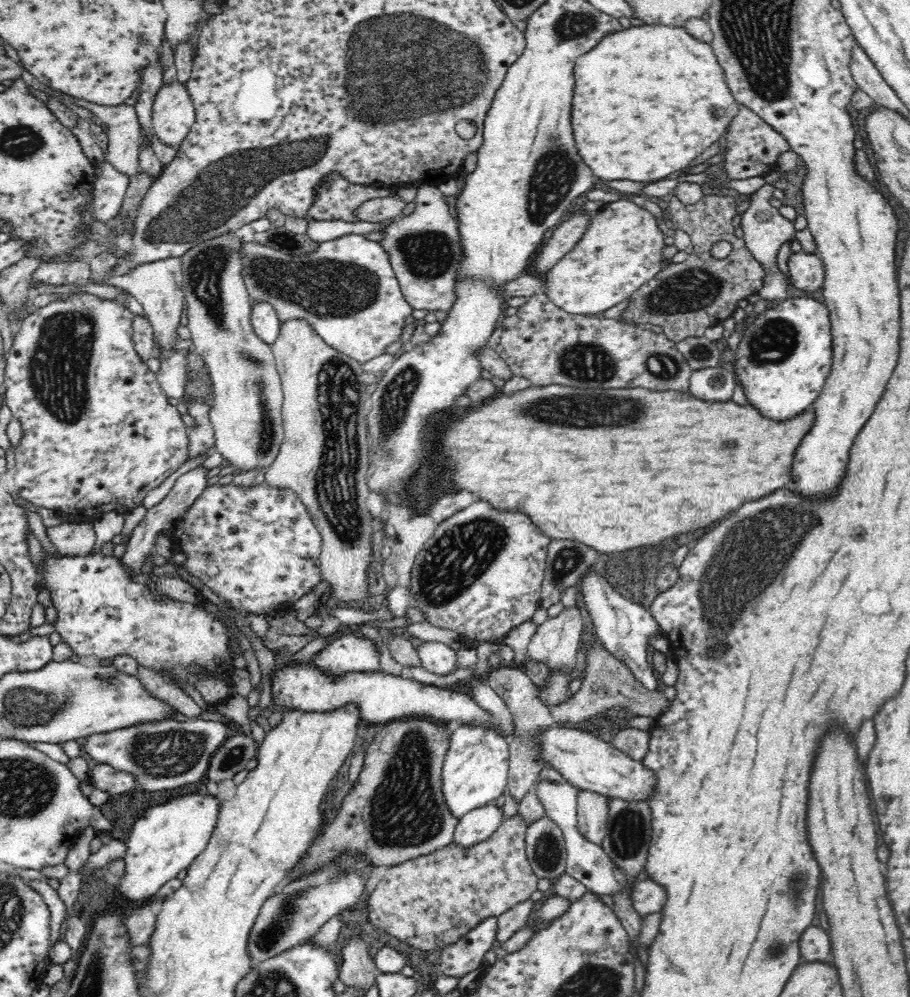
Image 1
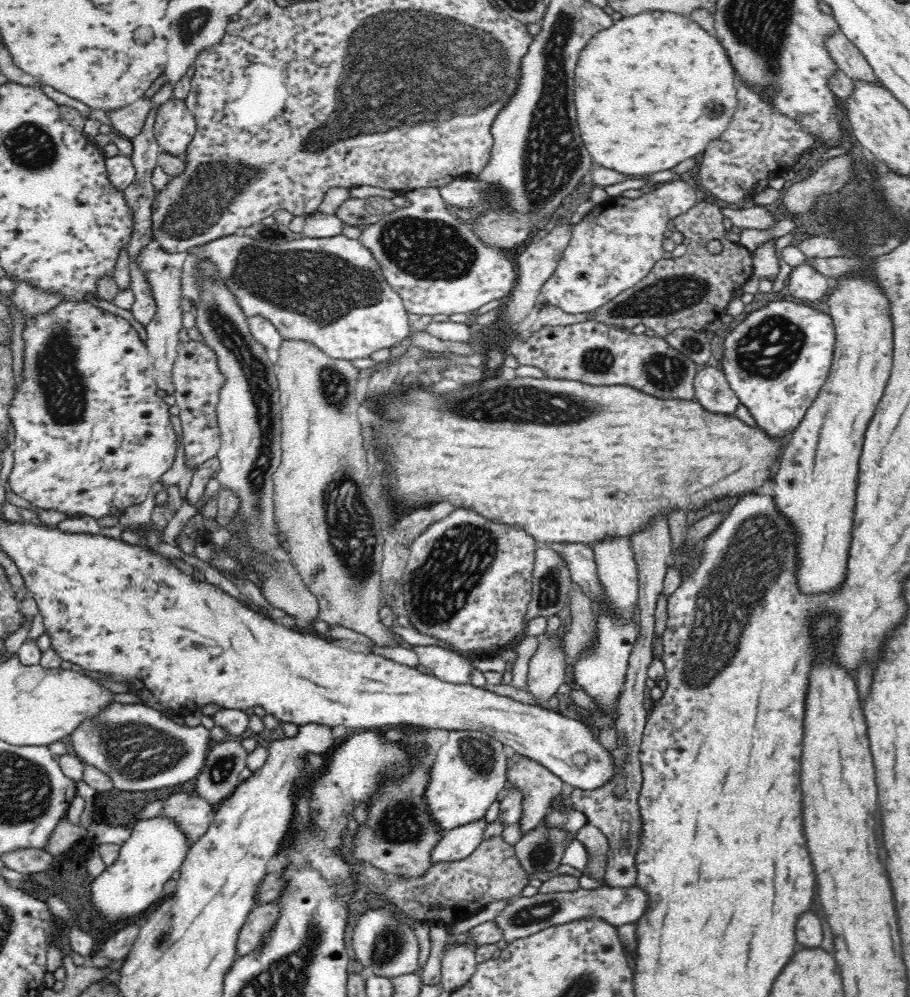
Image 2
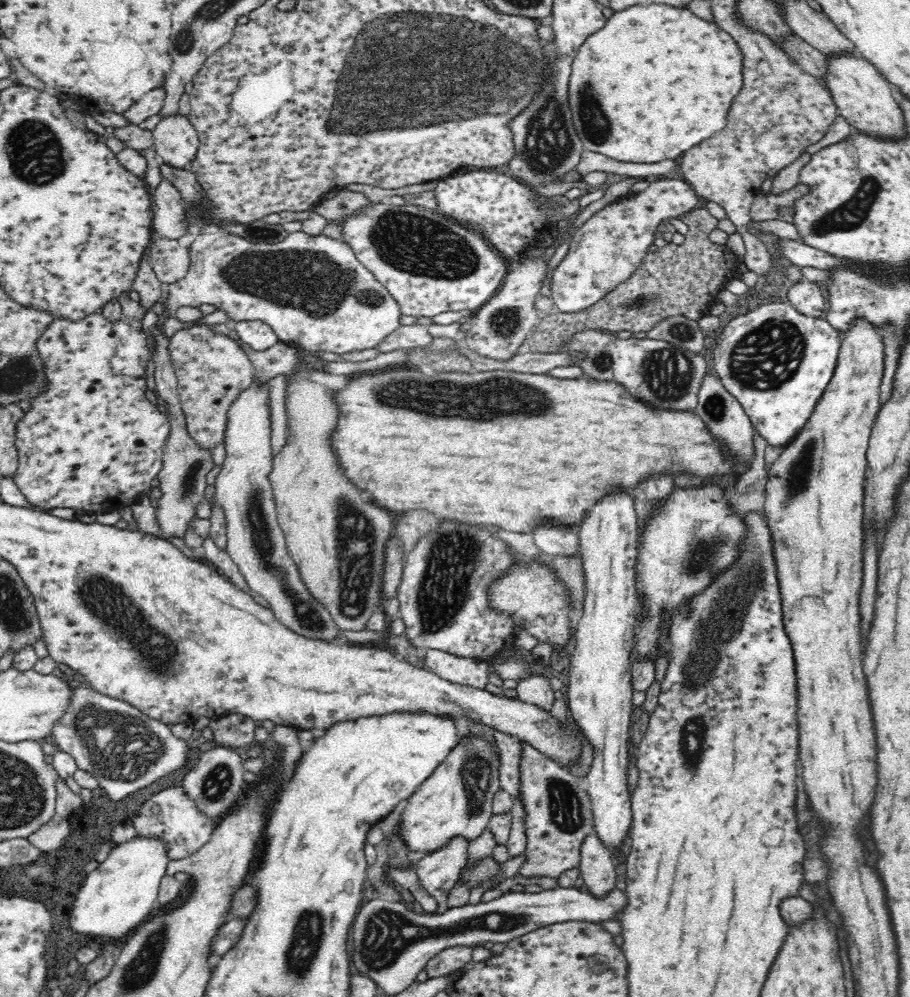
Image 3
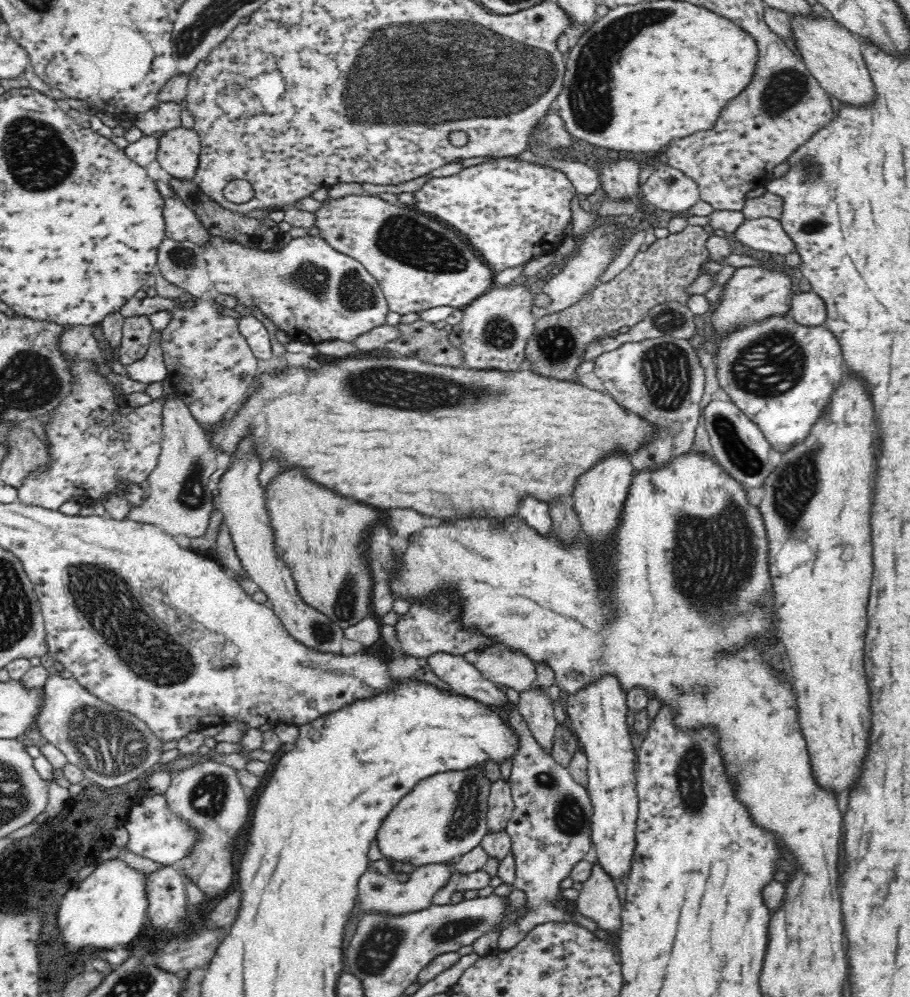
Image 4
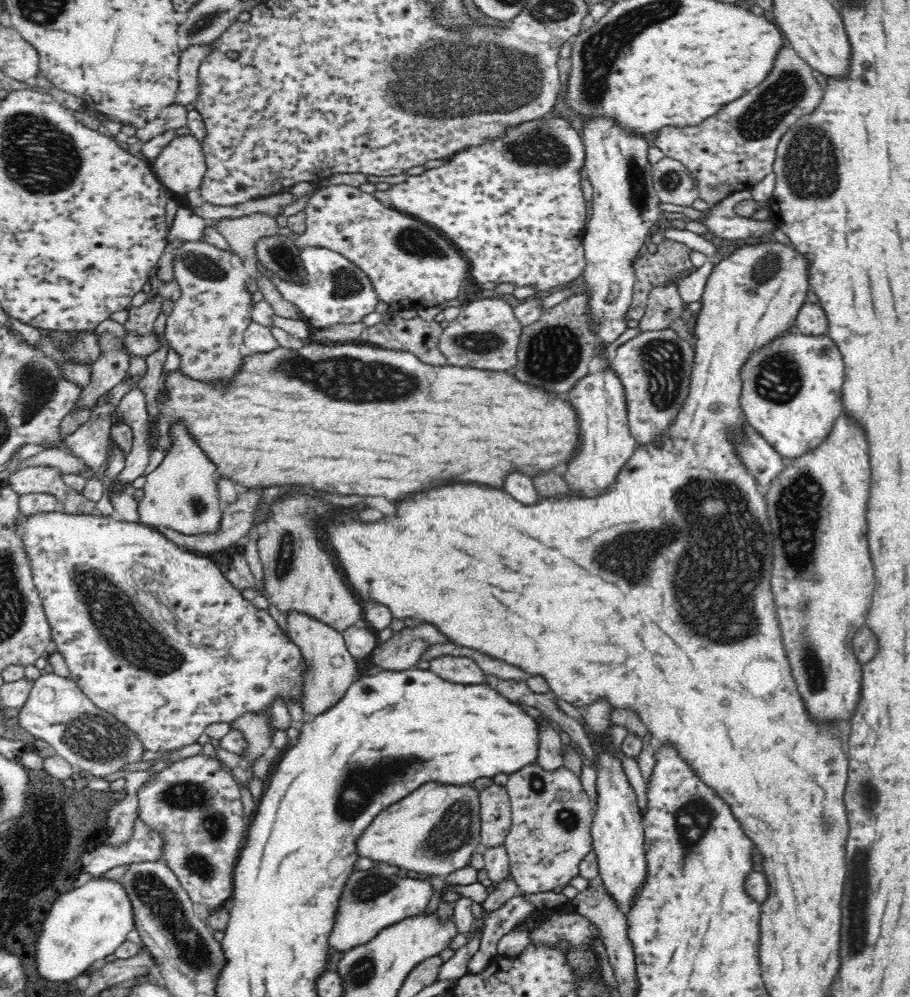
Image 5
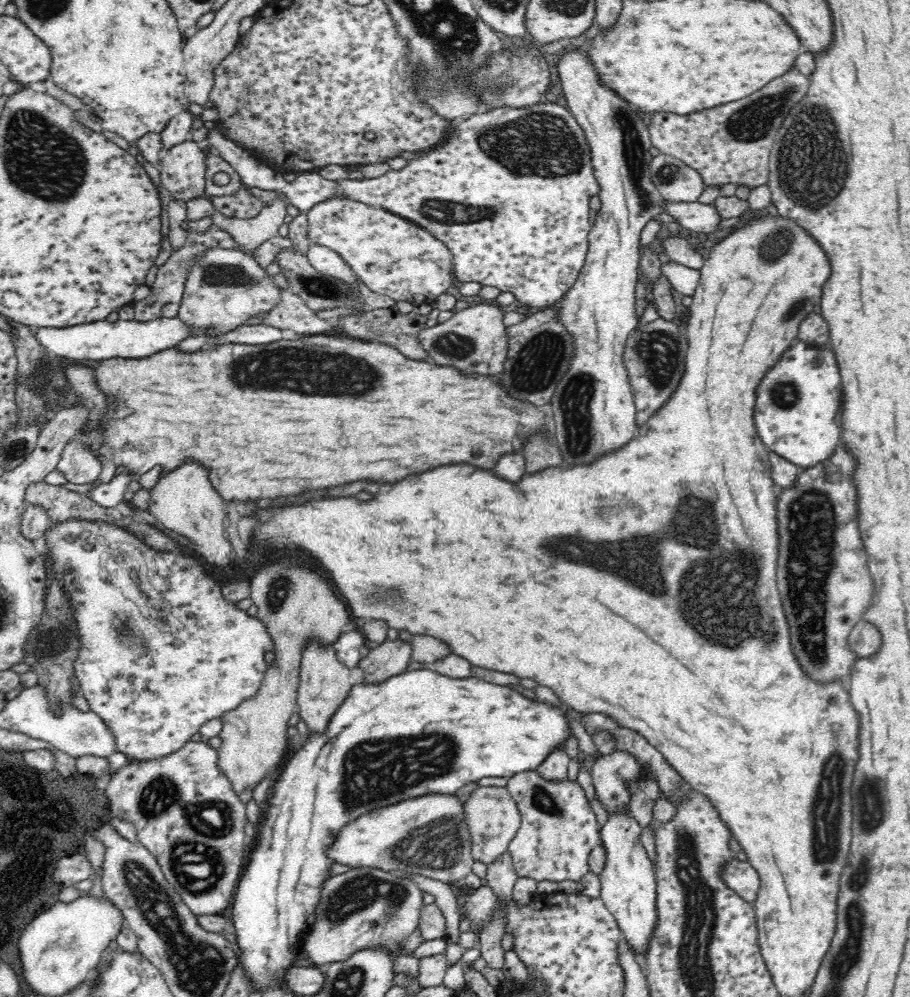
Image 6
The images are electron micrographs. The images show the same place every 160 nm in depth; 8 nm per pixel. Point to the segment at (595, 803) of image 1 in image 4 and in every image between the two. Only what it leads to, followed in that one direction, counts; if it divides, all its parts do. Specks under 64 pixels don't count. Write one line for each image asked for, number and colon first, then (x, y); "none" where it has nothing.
2: (594, 841)
3: (597, 866)
4: (598, 901)

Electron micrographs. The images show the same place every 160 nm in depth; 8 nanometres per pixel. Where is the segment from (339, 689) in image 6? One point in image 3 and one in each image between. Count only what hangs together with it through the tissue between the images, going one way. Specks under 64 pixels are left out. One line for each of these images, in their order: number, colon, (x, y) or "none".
3: (255, 542)
4: (244, 511)
5: (328, 668)

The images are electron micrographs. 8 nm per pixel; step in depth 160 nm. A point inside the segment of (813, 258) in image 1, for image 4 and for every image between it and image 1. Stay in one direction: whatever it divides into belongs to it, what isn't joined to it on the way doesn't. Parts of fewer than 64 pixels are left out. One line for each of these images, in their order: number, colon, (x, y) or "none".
2: (805, 283)
3: (805, 296)
4: (807, 308)

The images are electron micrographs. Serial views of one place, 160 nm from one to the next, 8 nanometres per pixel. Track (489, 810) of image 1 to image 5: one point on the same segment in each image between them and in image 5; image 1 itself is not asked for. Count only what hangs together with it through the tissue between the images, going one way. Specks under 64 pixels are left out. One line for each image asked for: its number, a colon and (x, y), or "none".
2: (455, 845)
3: (438, 872)
4: (376, 894)
5: (366, 906)

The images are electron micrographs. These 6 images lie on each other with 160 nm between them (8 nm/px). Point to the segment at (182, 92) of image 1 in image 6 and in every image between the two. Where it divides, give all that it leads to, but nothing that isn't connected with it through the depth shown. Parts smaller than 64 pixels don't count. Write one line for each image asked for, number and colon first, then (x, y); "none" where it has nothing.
2: (174, 127)
3: (175, 139)
4: (179, 150)
5: (180, 166)
6: (182, 169)

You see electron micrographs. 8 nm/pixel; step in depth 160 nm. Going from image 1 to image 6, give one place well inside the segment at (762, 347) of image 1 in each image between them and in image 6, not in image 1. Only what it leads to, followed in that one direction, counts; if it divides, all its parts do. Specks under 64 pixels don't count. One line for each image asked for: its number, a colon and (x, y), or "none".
2: (776, 360)
3: (776, 362)
4: (781, 375)
5: (791, 394)
6: (797, 413)

